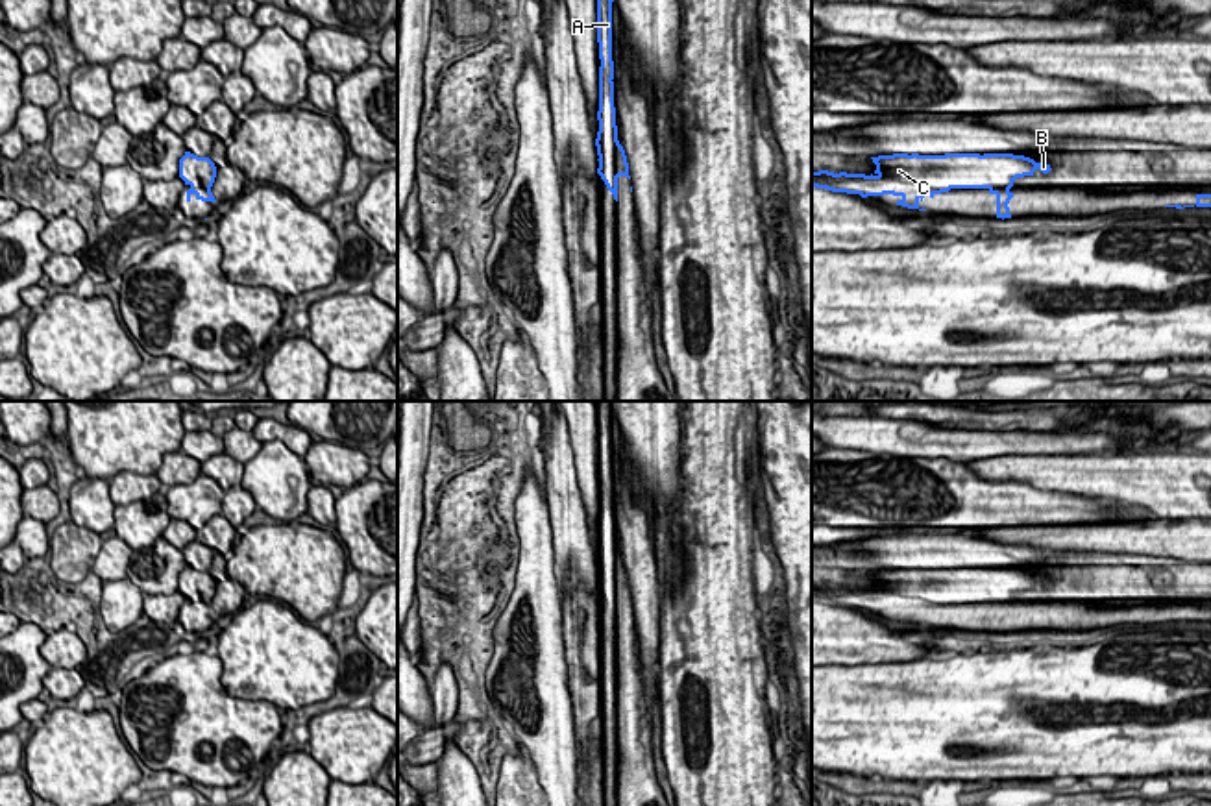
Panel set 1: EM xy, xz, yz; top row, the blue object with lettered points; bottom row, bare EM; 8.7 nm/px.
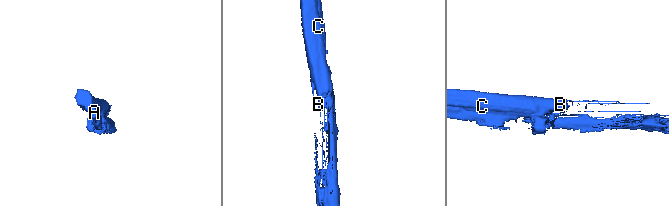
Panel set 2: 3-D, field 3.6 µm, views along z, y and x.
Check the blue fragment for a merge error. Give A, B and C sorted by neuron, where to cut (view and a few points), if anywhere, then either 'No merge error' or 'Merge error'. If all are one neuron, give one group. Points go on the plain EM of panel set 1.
Groups: A B C. No split. No merge error

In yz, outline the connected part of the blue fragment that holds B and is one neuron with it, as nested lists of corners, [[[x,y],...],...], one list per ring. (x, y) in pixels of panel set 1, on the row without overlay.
[[[893,568],[871,571],[876,584],[871,590],[847,586],[812,586],[812,601],[832,606],[867,610],[893,608],[900,614],[897,619],[921,623],[924,610],[948,606],[950,603],[987,603],[997,610],[997,632],[1011,632],[1009,614],[1017,592],[1034,590],[1039,582],[1048,588],[1046,577],[1035,577],[1024,569],[1013,568]]]

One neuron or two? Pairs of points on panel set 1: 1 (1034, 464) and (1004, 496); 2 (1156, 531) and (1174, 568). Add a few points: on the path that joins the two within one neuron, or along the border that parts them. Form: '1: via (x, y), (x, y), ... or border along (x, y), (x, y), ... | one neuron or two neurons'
1: border along (975, 472), (990, 481), (1023, 481), (1060, 492) | two neurons
2: border along (1126, 551), (1176, 557), (1191, 562) | two neurons

